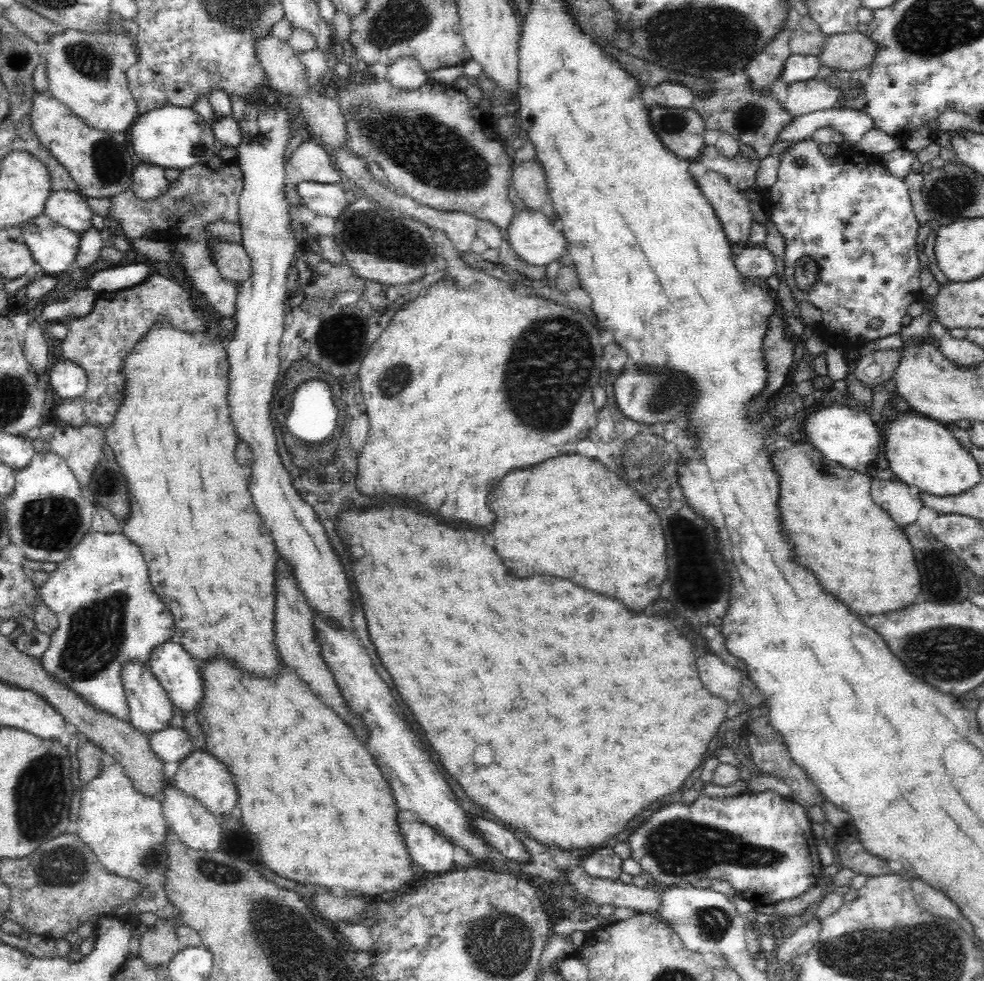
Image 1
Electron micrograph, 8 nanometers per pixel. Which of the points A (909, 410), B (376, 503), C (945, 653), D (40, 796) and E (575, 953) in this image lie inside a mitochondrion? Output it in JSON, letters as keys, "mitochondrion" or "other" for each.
{"A":"other","B":"other","C":"mitochondrion","D":"mitochondrion","E":"other"}

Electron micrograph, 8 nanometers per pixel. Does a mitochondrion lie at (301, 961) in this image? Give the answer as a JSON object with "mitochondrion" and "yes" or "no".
{"mitochondrion":"yes"}

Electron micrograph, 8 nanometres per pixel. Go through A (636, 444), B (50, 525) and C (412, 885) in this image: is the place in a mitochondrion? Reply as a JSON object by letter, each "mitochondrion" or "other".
{"A":"mitochondrion","B":"mitochondrion","C":"other"}

